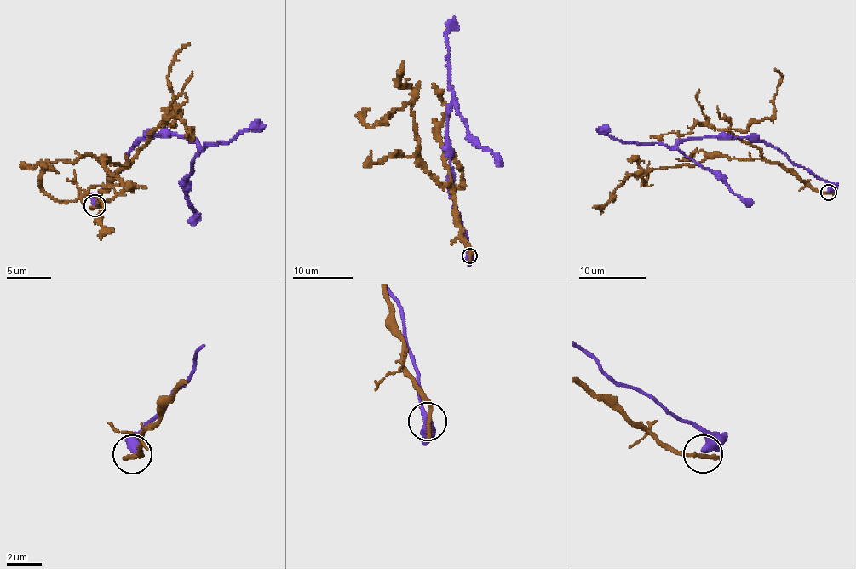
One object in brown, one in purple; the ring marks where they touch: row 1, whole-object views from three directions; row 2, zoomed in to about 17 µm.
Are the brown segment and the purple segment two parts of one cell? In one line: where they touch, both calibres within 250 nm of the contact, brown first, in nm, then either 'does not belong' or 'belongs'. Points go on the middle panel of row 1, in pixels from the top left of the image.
at (469, 255); 340 nm thick on the brown side, 550 nm on the other; does not belong

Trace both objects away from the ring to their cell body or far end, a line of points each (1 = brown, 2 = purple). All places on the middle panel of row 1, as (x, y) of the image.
1: (469, 255), (450, 188), (442, 186), (421, 160), (411, 102), (395, 108), (373, 127), (362, 120), (368, 110)
2: (469, 255), (451, 190), (448, 114), (453, 94), (450, 84), (446, 31), (455, 18)

